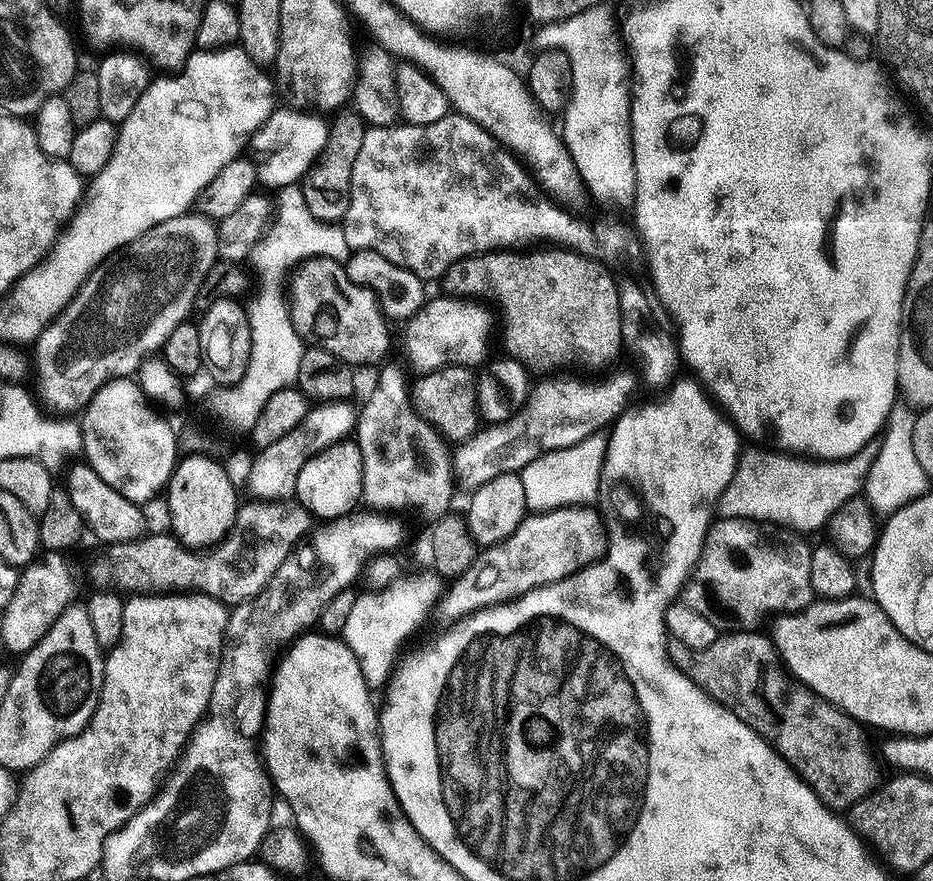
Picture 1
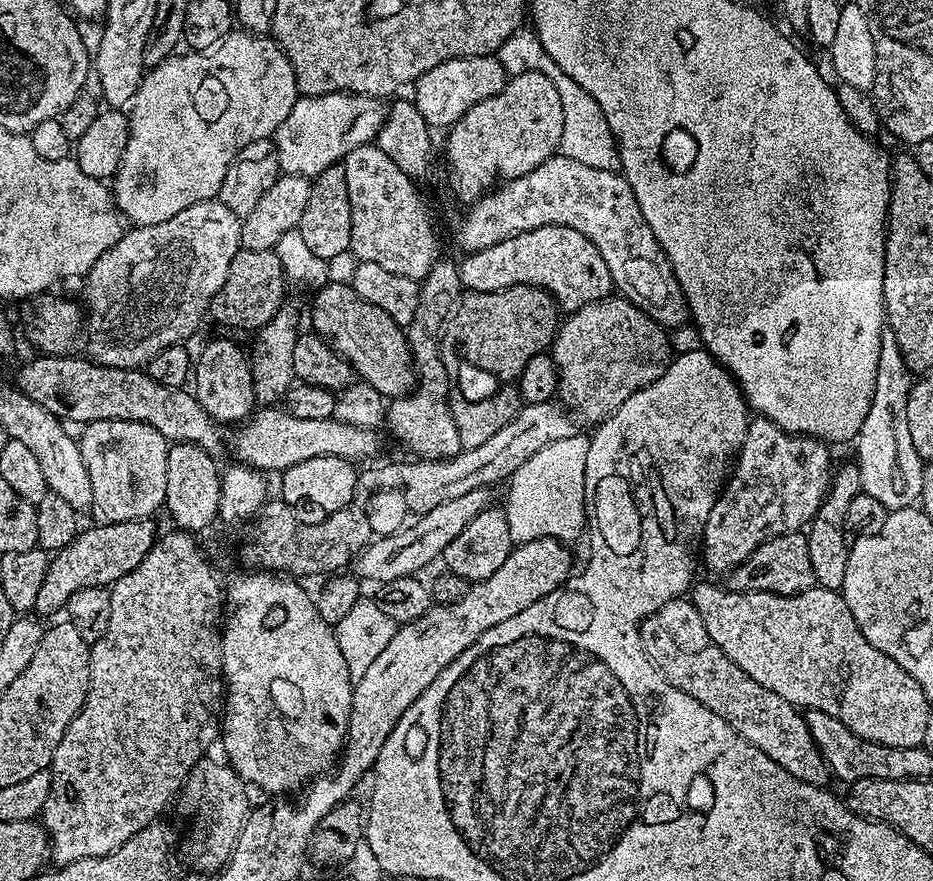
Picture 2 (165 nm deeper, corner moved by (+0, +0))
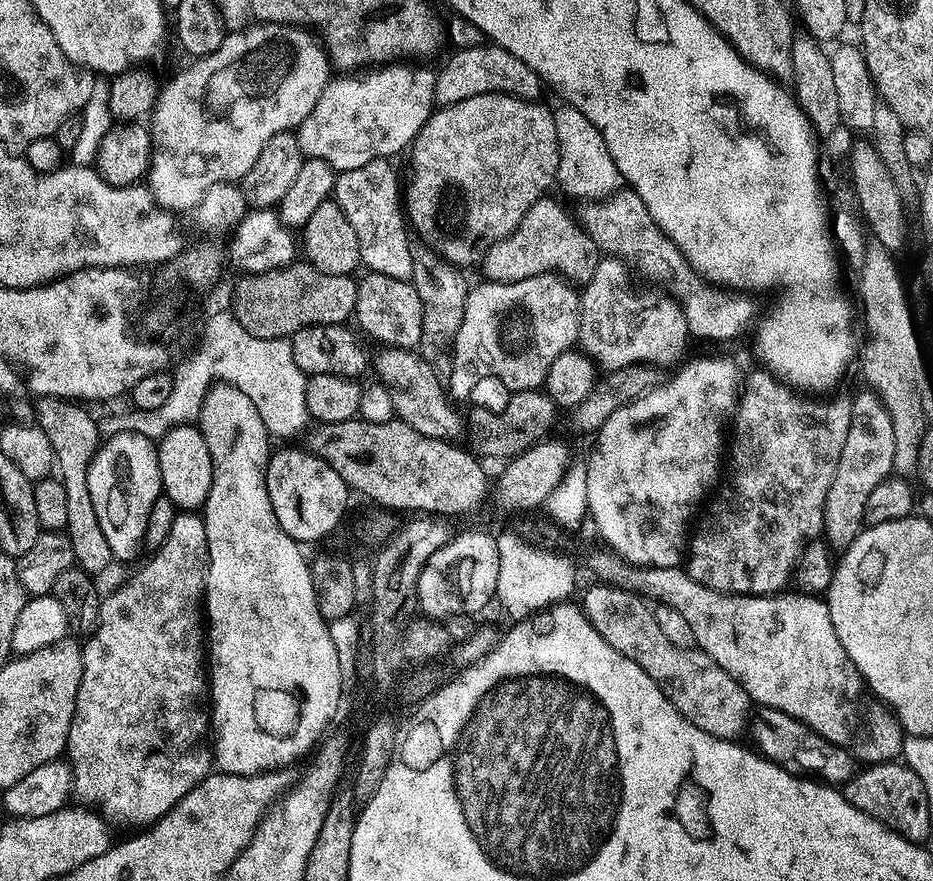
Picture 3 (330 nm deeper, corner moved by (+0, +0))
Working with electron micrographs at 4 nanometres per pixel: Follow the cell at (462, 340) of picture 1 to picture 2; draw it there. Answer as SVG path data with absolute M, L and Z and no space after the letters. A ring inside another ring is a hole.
M521 286L505 288L502 292L469 291L461 295L460 302L454 309L454 324L456 320L456 332L460 335L460 348L464 351L465 358L474 367L504 380L500 382L512 382L520 377L526 362L530 362L532 356L545 351L553 343L558 331L556 312L558 313L558 308L552 297L538 288Z

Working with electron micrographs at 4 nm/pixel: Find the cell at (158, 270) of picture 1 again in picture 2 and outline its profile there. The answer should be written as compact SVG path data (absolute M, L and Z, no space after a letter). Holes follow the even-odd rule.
M218 198L204 200L200 204L192 204L186 210L182 210L178 214L174 214L174 218L170 218L166 222L158 222L157 224L148 224L145 226L136 226L131 230L125 231L121 235L118 243L110 250L106 250L102 254L102 258L98 258L98 262L94 262L94 266L86 274L88 285L84 288L84 300L88 303L88 352L87 355L96 362L110 362L114 368L135 368L146 366L159 352L166 350L172 344L178 344L187 341L187 336L195 330L200 324L203 316L209 315L212 299L214 294L222 286L222 282L226 282L226 274L230 270L230 262L234 262L234 258L242 250L240 246L240 226L241 217L236 216L230 210L226 210L226 206Z

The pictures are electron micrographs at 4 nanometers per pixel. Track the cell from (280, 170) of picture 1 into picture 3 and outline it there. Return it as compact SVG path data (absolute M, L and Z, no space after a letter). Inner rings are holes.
M380 66L375 70L365 71L363 75L348 74L340 78L344 80L329 79L318 102L314 102L314 110L306 114L295 133L305 157L326 162L337 173L341 173L358 170L358 166L366 166L366 162L392 158L395 152L400 152L403 148L405 151L434 111L436 72L424 67L428 66Z

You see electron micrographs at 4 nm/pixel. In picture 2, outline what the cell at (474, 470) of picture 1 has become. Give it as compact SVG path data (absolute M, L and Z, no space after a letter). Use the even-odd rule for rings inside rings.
M623 298L595 300L559 325L550 352L558 373L558 400L584 420L603 421L635 392L655 382L670 363L668 336L641 308Z

